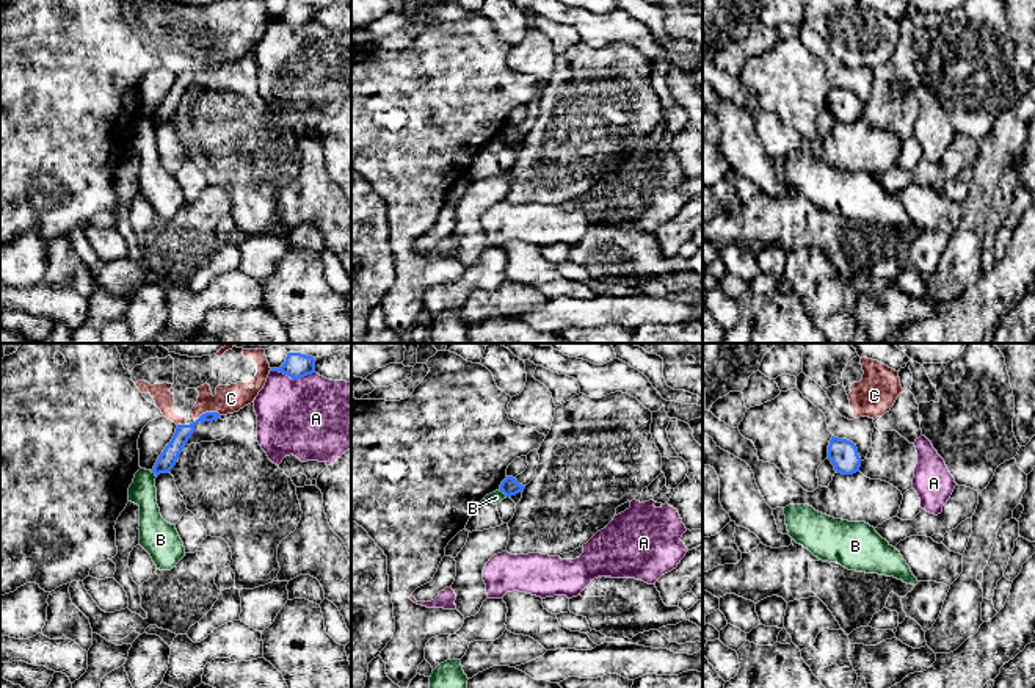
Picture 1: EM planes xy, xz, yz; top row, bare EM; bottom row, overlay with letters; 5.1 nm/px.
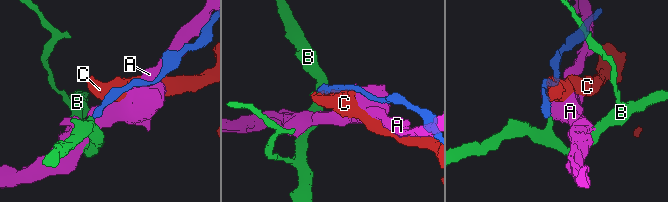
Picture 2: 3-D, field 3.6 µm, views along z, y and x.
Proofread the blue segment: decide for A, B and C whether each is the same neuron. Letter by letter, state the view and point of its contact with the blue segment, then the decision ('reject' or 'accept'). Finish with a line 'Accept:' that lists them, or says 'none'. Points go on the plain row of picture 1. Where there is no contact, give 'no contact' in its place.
A: xy (292, 27) | reject
B: xz (504, 141) | reject
C: xy (209, 61) | reject
Accept: none

